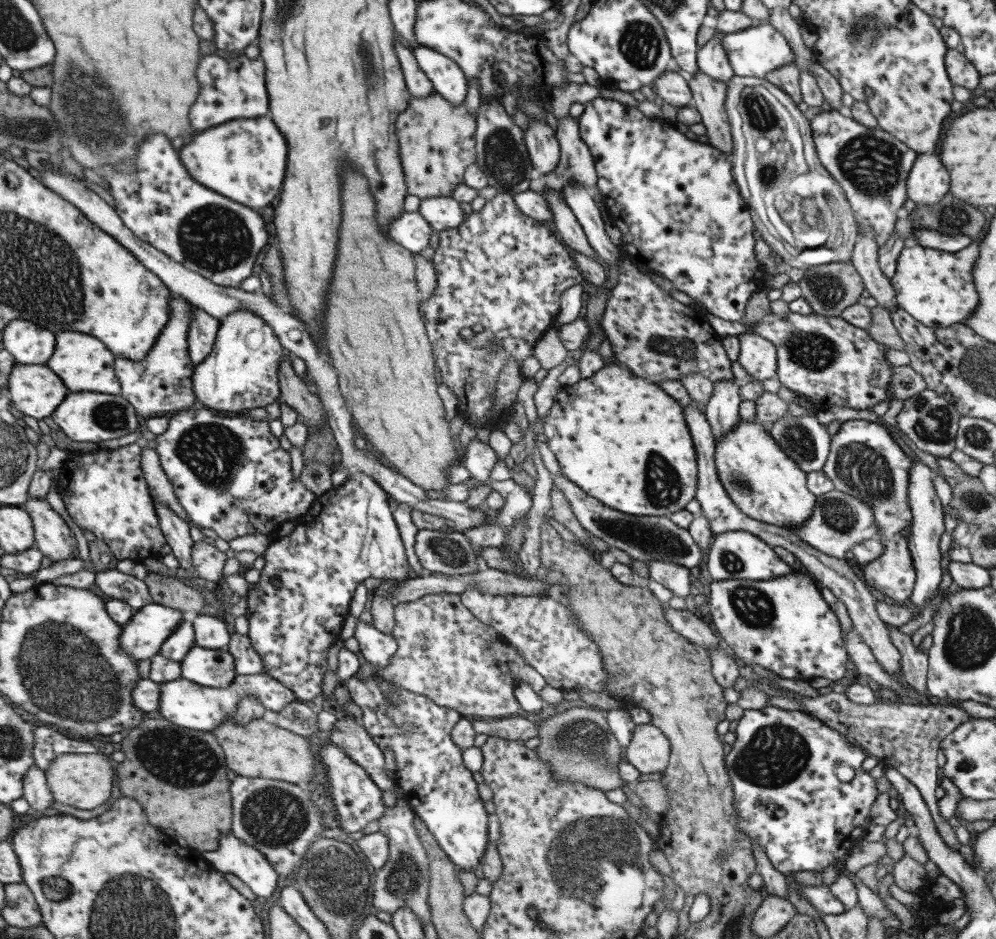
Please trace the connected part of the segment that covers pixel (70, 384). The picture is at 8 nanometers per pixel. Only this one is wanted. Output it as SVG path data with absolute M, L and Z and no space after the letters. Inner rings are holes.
M61 332L55 336L53 356L45 362L65 384L69 392L98 392L103 395L119 395L120 385L114 374L114 356L105 345L93 336L79 332Z

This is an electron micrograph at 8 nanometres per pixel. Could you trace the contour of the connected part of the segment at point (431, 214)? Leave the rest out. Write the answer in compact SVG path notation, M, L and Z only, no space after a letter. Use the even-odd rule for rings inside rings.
M432 196L420 199L417 211L435 231L457 228L465 218L459 202L452 197Z

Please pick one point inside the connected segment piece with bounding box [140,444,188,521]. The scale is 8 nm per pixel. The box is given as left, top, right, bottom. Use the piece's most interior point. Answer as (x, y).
(160, 489)

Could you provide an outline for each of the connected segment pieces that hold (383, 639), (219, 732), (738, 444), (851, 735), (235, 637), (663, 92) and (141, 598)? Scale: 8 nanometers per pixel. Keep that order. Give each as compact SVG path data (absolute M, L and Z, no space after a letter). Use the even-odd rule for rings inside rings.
M365 622L355 624L355 638L359 654L369 665L375 666L375 675L380 676L382 668L389 664L390 656L395 652L397 643L393 636L379 633L372 625Z
M226 718L217 725L212 734L224 754L226 767L236 775L247 778L265 778L305 786L315 772L315 760L305 737L278 728L262 719L251 720L241 726Z
M738 420L728 434L714 438L714 465L727 496L745 516L786 529L809 518L816 496L807 490L806 472L777 446L765 426Z
M771 684L776 687L777 692L784 694L785 698L793 698L795 702L799 702L803 707L803 712L811 715L815 719L835 730L840 732L848 741L857 744L861 747L867 755L873 755L877 757L879 761L897 769L916 789L920 792L931 818L934 822L934 827L939 832L940 837L948 844L951 849L959 853L959 842L955 838L953 829L947 824L947 821L940 815L937 803L938 799L933 794L935 788L937 788L937 762L935 761L935 754L939 748L939 743L945 738L951 731L955 731L955 728L959 725L973 720L973 716L968 716L967 712L963 712L955 704L945 704L942 702L934 702L928 704L926 702L913 702L902 701L892 704L855 704L844 697L843 693L830 693L817 695L815 697L802 696L801 694L793 693L786 689L781 689L779 686Z
M231 632L229 634L229 643L225 650L231 654L233 658L233 666L236 668L237 675L259 674L263 673L263 664L259 660L259 656L255 654L255 650L251 648L247 636Z
M668 69L650 85L655 96L662 98L665 105L678 109L692 104L690 88L679 73Z
M109 569L95 573L94 585L99 592L110 599L125 602L133 611L138 611L143 606L151 603L148 589L143 581L130 575Z

